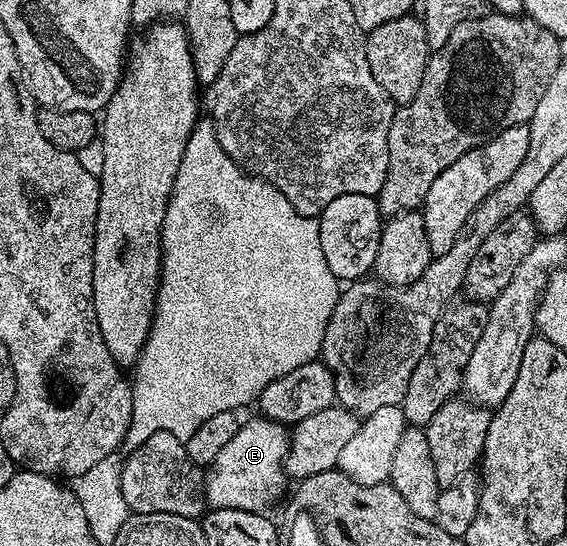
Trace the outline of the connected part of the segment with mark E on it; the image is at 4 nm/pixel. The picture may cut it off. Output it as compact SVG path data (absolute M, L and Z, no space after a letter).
M256 416L252 422L244 421L237 436L221 448L217 460L213 460L205 474L205 499L208 507L220 510L266 511L283 494L289 483L285 469L287 460L288 427L281 422L268 421Z

